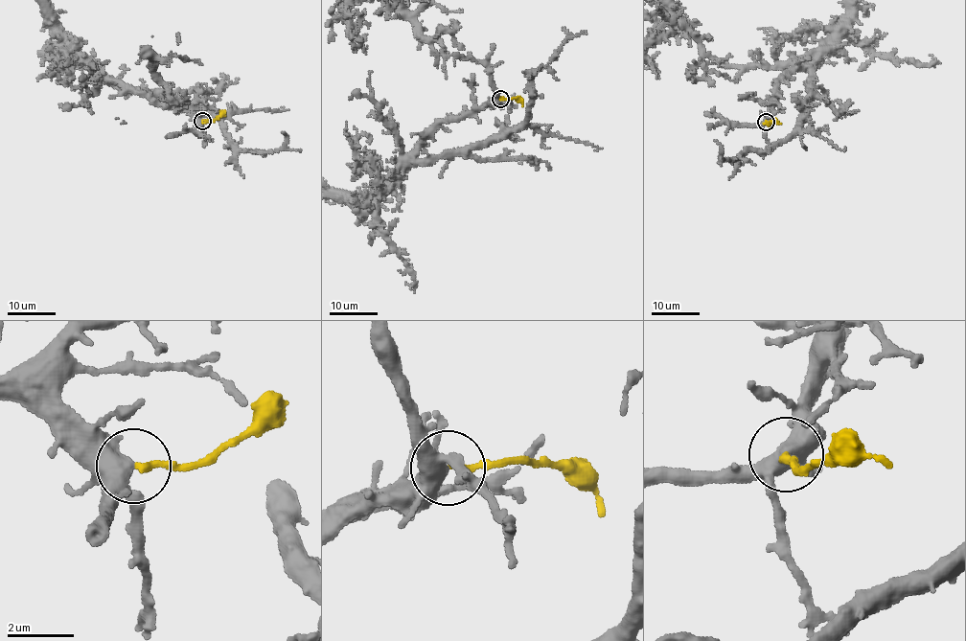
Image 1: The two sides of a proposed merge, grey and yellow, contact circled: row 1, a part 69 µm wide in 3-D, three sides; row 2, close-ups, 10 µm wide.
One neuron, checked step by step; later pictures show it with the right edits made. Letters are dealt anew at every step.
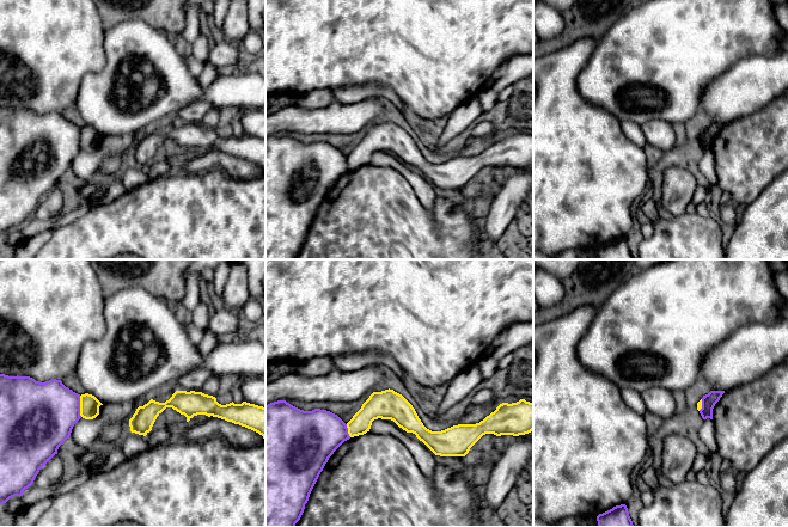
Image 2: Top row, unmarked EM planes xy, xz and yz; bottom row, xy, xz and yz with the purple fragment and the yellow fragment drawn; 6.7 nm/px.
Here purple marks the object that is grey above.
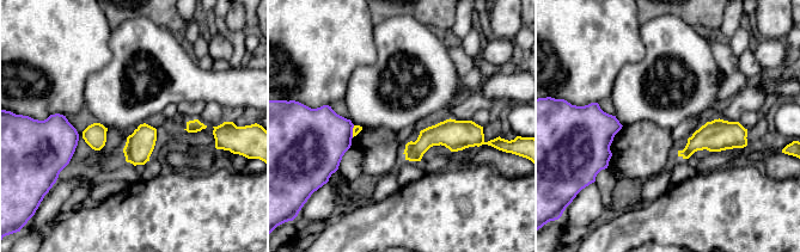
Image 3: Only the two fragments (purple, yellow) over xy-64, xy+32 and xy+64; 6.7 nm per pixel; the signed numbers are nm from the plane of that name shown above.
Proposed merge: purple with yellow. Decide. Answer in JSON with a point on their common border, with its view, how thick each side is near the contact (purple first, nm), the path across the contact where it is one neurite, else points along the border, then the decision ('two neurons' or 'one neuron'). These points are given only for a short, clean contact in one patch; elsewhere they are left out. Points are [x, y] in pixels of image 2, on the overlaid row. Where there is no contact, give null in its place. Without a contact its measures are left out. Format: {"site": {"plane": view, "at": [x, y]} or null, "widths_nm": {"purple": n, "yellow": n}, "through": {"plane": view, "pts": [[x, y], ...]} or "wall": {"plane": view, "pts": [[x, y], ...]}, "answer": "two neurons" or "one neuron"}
{"site": {"plane": "xy", "at": [79, 406]}, "widths_nm": {"purple": 440, "yellow": 130}, "wall": {"plane": "xy", "pts": [[79, 396], [79, 414], [81, 416]]}, "answer": "two neurons"}

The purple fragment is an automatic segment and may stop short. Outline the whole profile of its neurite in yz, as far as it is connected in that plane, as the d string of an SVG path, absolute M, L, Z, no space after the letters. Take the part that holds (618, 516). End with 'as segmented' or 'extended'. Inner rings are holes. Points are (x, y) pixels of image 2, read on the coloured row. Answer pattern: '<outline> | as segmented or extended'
M625 504L616 505L599 514L597 521L599 527L635 527Z | as segmented

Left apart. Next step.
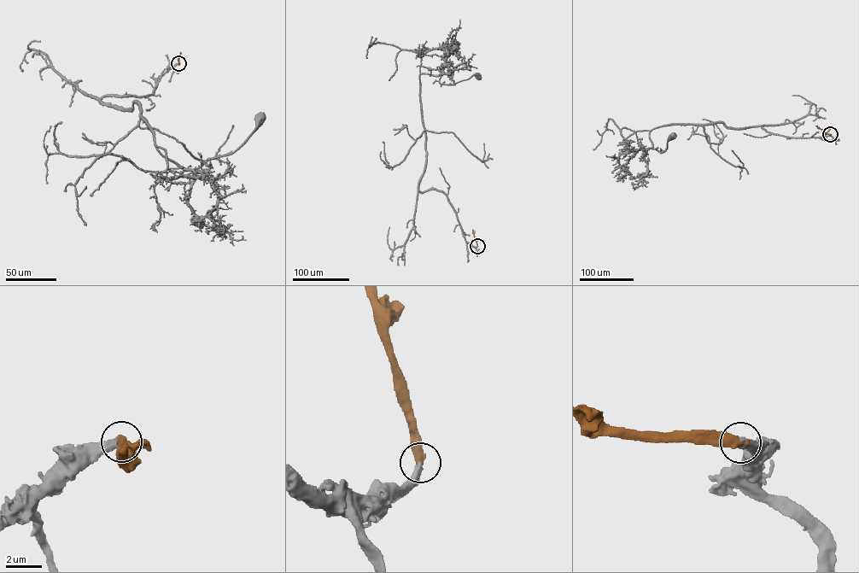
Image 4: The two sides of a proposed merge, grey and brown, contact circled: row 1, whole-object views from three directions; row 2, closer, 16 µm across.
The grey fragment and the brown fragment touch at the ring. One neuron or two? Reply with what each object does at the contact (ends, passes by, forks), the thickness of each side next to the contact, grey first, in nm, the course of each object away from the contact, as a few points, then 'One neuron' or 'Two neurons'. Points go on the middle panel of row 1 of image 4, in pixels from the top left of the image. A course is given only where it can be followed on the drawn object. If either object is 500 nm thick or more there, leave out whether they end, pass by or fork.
At the ring grey ends. At the ring brown ends. Thickness 440 nm (grey) against 480 nm. Course of grey: (477, 246), (447, 197), (418, 190), (419, 78), (479, 76). Course of brown: (477, 246), (473, 229). One neuron

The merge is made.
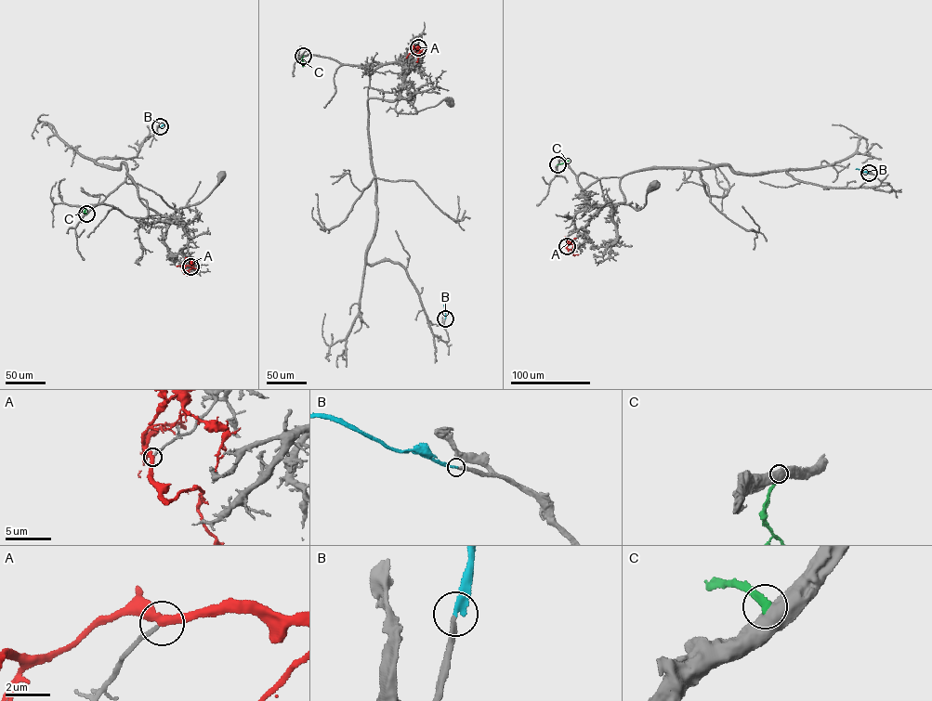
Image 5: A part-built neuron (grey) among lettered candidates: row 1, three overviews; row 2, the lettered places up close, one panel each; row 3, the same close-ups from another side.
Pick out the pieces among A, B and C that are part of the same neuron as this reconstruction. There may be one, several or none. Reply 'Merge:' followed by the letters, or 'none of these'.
Merge: B

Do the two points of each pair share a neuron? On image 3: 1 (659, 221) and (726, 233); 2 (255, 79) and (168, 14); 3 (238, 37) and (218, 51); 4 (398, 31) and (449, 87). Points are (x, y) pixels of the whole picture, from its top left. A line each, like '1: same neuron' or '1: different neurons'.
1: same neuron
2: different neurons
3: different neurons
4: same neuron

